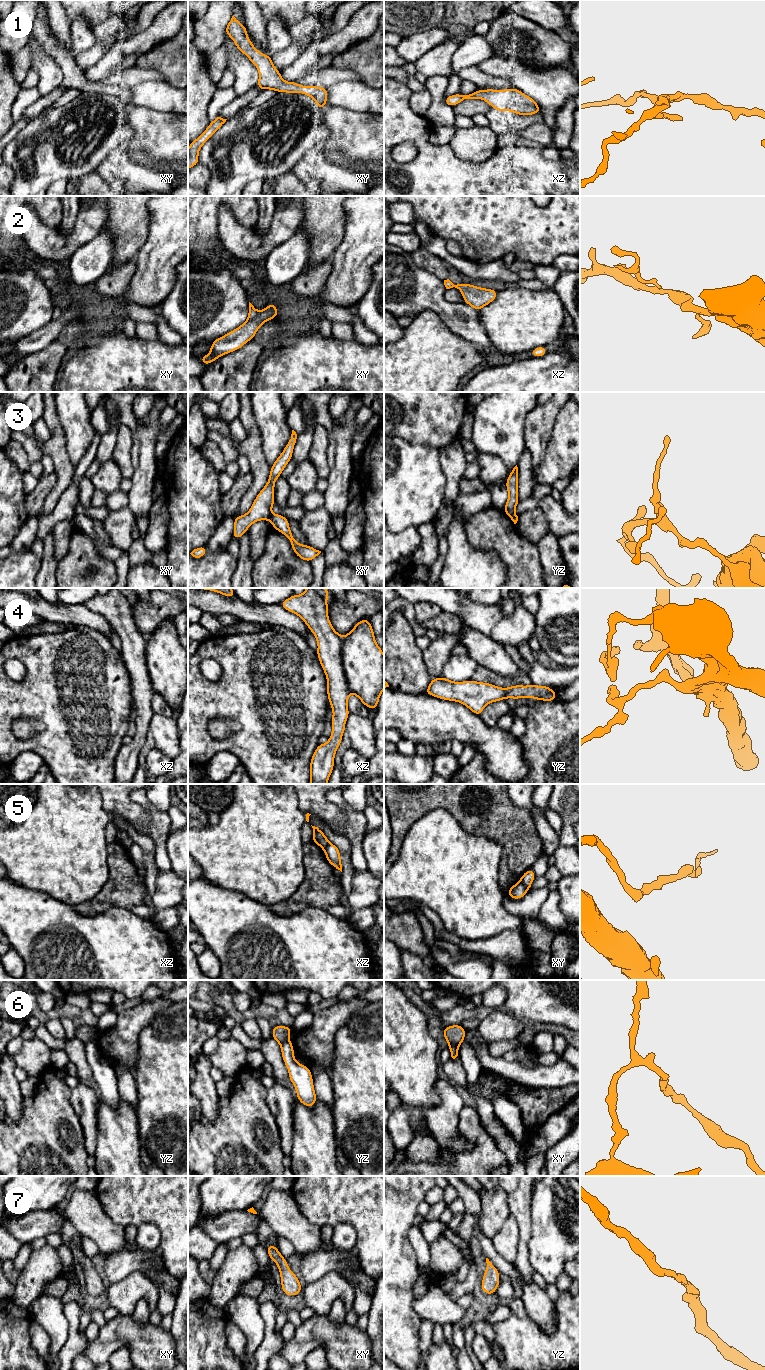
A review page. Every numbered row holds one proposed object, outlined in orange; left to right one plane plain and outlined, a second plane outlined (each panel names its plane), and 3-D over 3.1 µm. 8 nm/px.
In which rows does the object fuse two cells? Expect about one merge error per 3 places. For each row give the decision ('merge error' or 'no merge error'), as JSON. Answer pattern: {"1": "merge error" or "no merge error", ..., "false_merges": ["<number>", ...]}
{"1": "no merge error", "2": "no merge error", "3": "merge error", "4": "no merge error", "5": "merge error", "6": "merge error", "7": "no merge error", "false_merges": ["3", "5", "6"]}

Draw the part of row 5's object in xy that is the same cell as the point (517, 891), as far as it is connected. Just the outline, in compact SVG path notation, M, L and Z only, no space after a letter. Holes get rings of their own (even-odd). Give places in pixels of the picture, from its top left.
M518 881L515 885L509 888L507 894L512 899L522 899L527 891L528 889L521 883L521 881Z

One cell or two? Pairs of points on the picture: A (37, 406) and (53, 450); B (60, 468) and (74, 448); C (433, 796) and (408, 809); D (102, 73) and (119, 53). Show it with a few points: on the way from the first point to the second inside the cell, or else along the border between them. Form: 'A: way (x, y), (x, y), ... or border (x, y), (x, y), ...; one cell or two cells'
A: border (44, 402), (44, 412), (41, 417); two cells
B: border (63, 433), (66, 452), (74, 466); two cells
C: way (427, 796), (421, 796), (414, 803); one cell
D: way (105, 68), (115, 58); one cell

